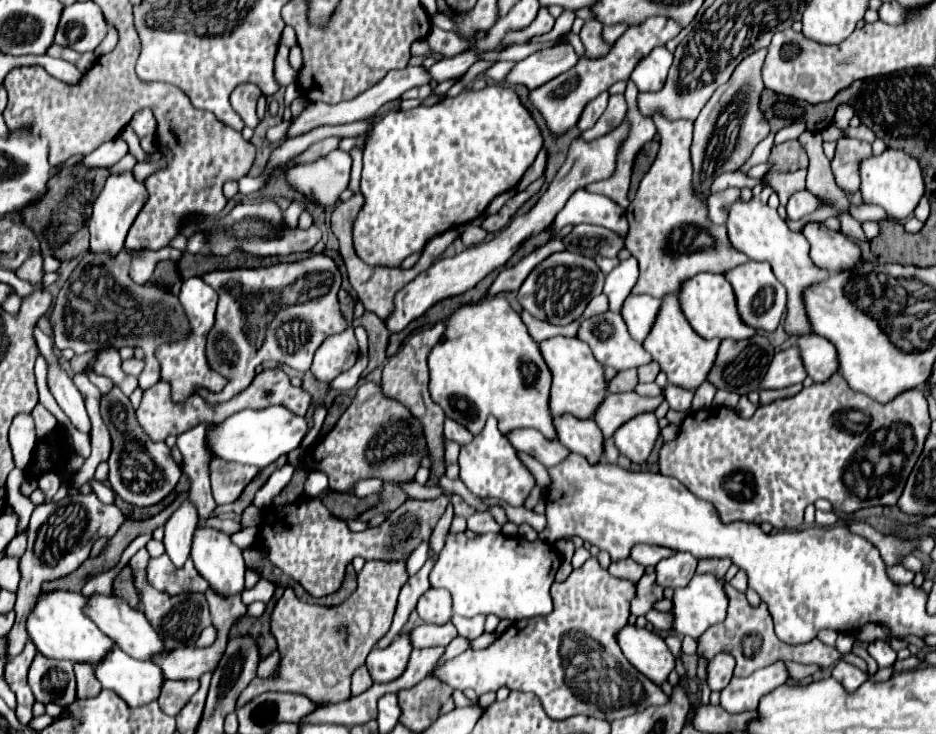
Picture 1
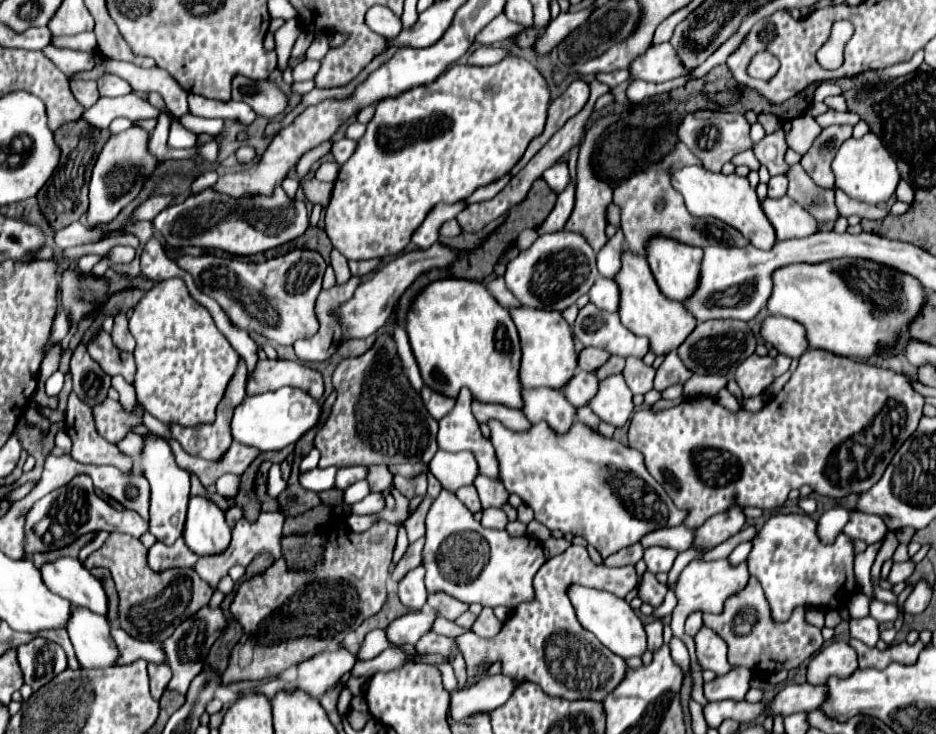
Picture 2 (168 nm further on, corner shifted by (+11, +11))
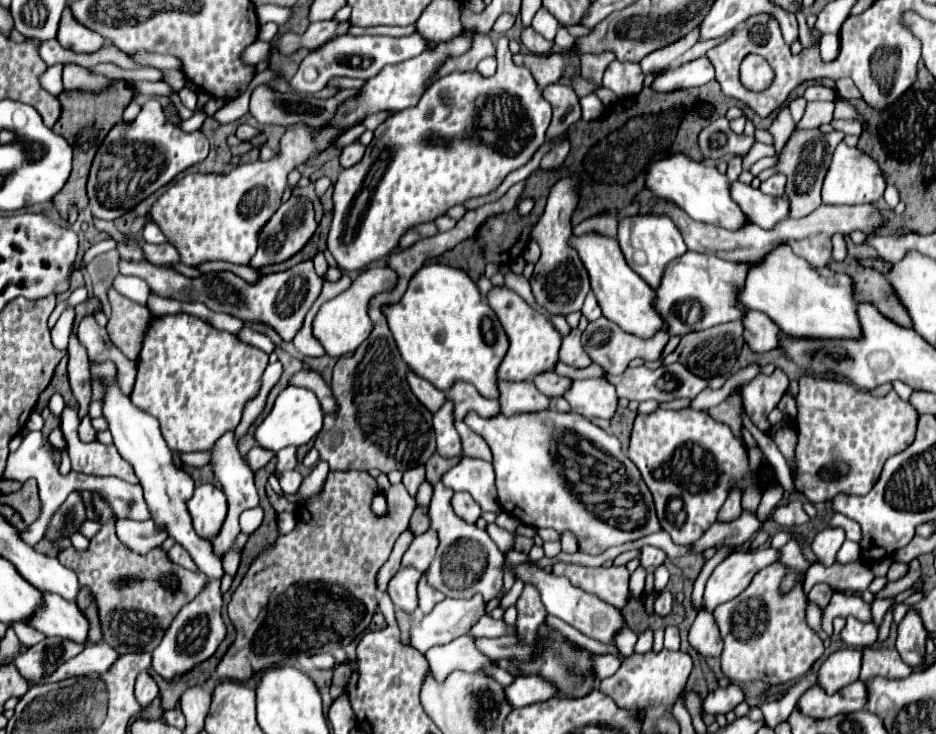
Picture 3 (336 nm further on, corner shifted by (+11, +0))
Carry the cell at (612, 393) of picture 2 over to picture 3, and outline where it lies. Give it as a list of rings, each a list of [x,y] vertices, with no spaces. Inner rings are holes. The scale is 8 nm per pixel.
[[[605,378],[575,380],[565,398],[577,414],[589,420],[593,418],[611,420],[617,412],[617,402],[619,402],[615,386]]]

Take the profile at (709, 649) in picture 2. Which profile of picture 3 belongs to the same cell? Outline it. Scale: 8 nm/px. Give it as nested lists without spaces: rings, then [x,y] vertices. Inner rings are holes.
[[[701,610],[689,630],[689,644],[703,658],[719,658],[723,650],[723,642],[713,622],[713,616],[707,610]]]

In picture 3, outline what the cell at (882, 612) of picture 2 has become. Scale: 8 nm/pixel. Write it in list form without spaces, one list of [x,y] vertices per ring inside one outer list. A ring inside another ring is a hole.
[[[839,590],[833,592],[831,602],[825,606],[825,614],[823,614],[823,630],[829,635],[833,635],[832,622],[835,616],[853,616],[861,622],[871,622],[871,606],[867,602],[863,602],[859,596],[847,596]]]

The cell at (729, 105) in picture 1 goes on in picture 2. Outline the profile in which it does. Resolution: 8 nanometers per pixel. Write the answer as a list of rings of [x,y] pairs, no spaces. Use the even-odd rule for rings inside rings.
[[[697,111],[697,113],[687,115],[677,127],[677,137],[713,173],[719,173],[723,163],[731,161],[733,155],[753,147],[753,141],[749,137],[749,123],[743,115],[729,115],[729,113],[715,113],[715,111]]]

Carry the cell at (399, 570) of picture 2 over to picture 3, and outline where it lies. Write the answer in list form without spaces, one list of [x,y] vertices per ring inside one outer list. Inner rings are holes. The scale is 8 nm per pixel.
[[[433,530],[417,536],[413,540],[413,544],[409,546],[409,550],[403,556],[401,566],[413,566],[419,572],[425,572],[429,568],[429,562],[433,558],[437,550],[437,534],[433,534]]]

